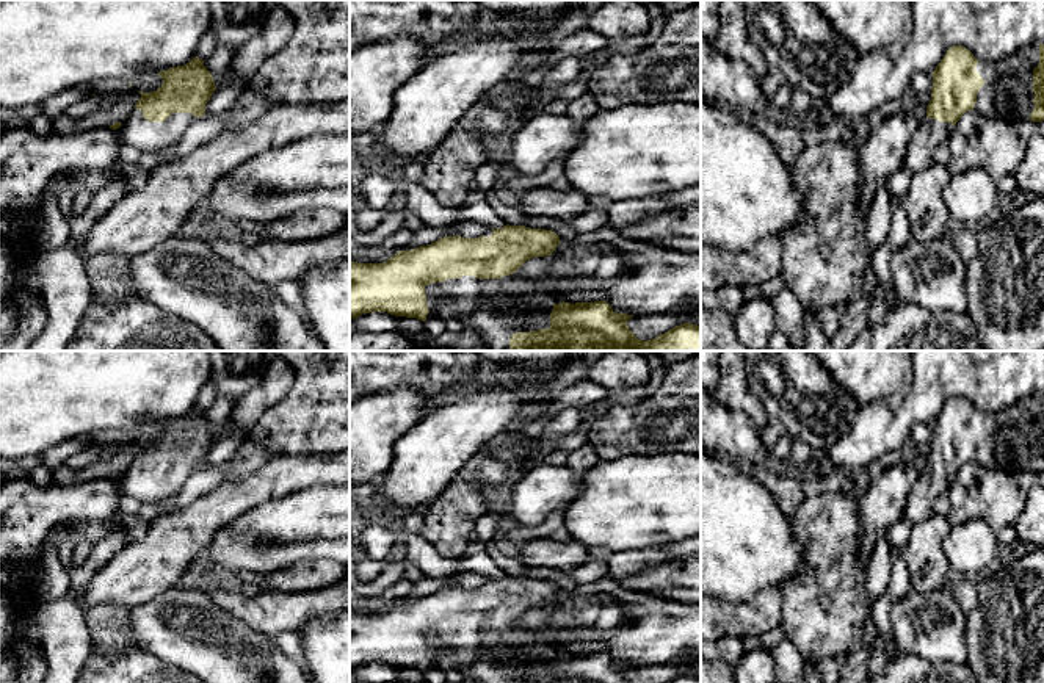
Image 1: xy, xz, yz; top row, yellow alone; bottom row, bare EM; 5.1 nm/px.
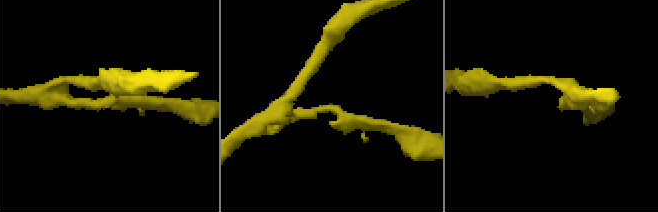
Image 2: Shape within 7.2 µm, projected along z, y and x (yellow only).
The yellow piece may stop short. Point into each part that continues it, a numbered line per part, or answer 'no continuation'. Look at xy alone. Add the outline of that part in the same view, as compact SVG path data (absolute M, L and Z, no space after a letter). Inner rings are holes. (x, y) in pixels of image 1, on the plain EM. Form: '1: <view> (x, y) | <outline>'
1: xy (148, 487) | M133 461L114 482L121 493L133 497L143 504L152 504L176 497L196 470L191 464L172 464L163 473L150 473L143 468L141 461Z

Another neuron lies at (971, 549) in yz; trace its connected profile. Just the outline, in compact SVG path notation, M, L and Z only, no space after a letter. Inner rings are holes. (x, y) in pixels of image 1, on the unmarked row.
M983 519L952 526L942 548L955 576L986 575L1000 561L995 531Z

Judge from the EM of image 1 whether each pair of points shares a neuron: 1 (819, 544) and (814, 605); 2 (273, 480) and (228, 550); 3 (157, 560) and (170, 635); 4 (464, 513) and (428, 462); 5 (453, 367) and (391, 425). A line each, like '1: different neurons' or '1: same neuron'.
1: same neuron
2: different neurons
3: different neurons
4: different neurons
5: different neurons

